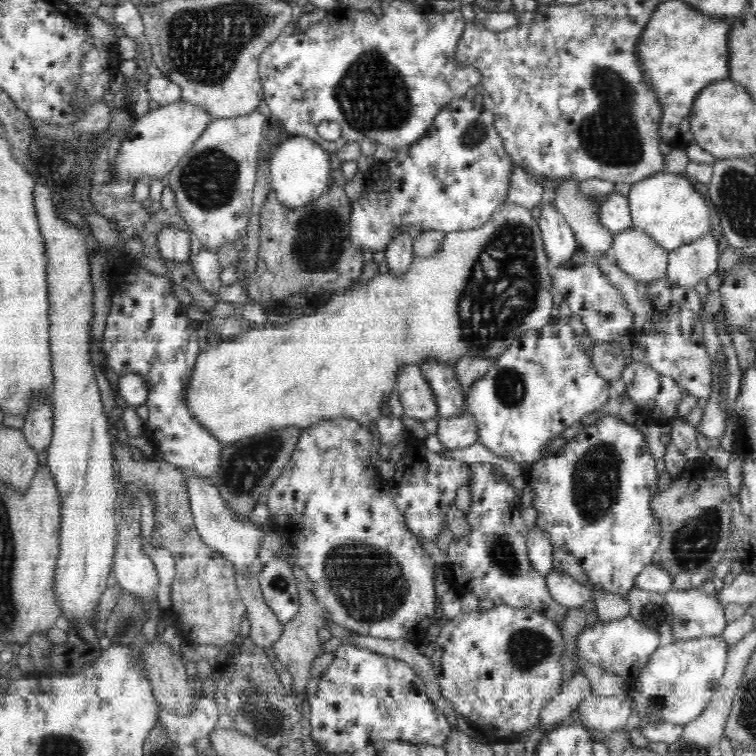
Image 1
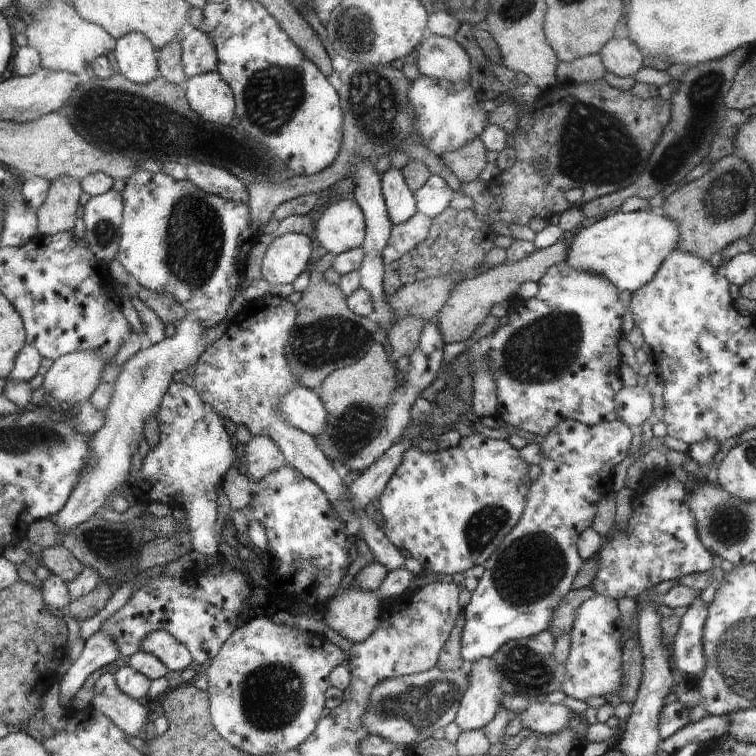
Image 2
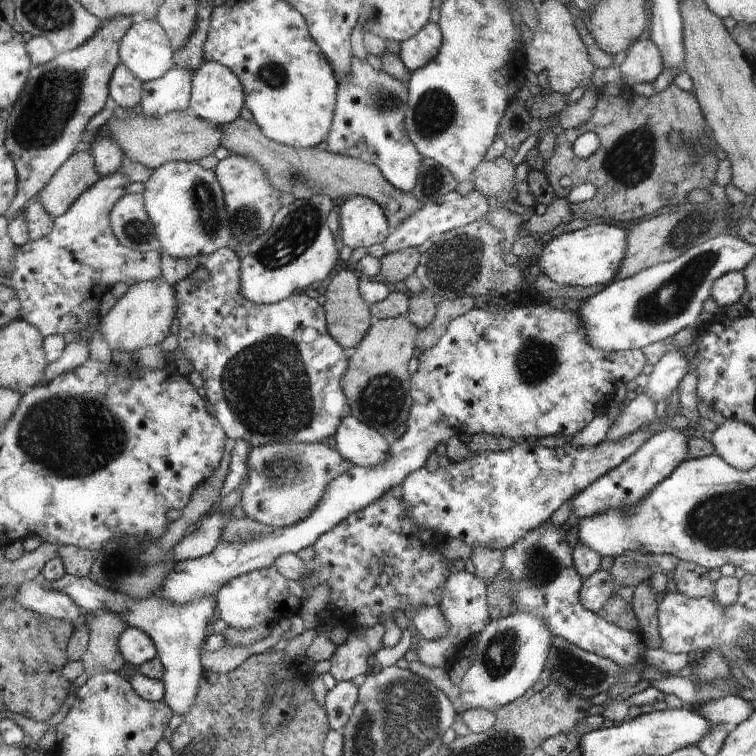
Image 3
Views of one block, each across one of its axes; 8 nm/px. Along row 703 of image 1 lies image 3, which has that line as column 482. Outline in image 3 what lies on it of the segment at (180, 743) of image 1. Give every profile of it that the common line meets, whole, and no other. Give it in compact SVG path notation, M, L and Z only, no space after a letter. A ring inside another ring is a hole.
M452 191L439 202L427 203L400 225L391 227L389 235L382 242L382 246L386 253L396 253L411 247L418 247L432 236L437 237L440 234L472 223L481 217L485 218L488 210L489 205L481 193L473 191L466 196L461 196L456 191Z

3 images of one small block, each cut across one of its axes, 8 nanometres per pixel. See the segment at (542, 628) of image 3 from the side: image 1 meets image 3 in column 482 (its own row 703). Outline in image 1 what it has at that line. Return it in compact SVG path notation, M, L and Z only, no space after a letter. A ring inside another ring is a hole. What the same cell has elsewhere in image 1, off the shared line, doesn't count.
M700 638L700 642L673 640L662 643L640 669L632 694L632 711L644 725L668 723L686 725L693 722L712 701L727 663L726 644L722 638Z

